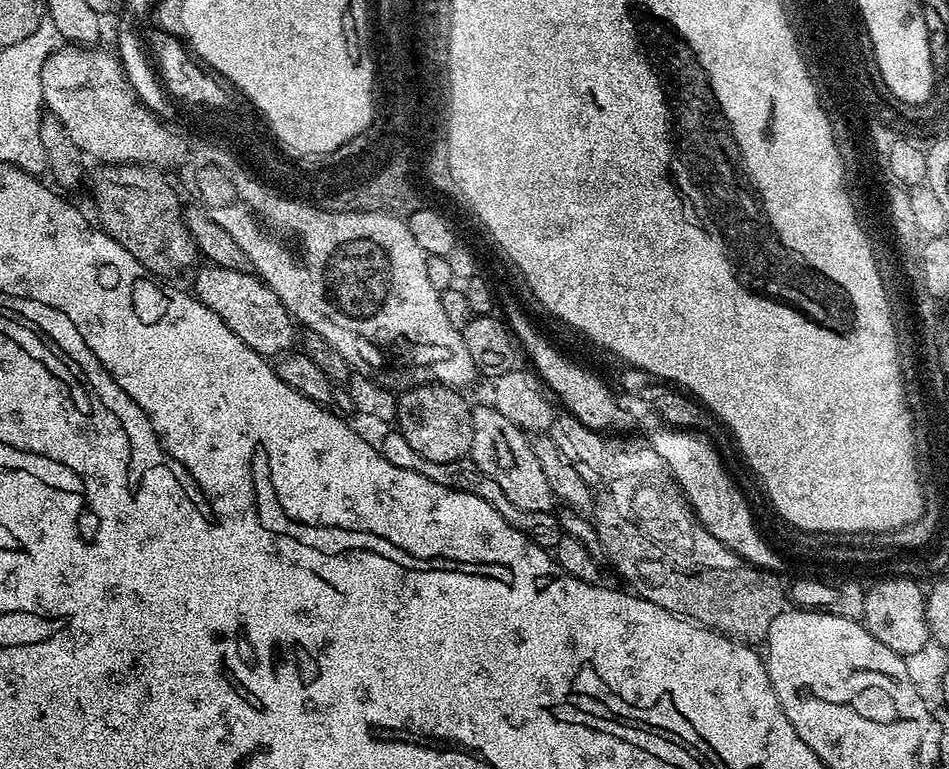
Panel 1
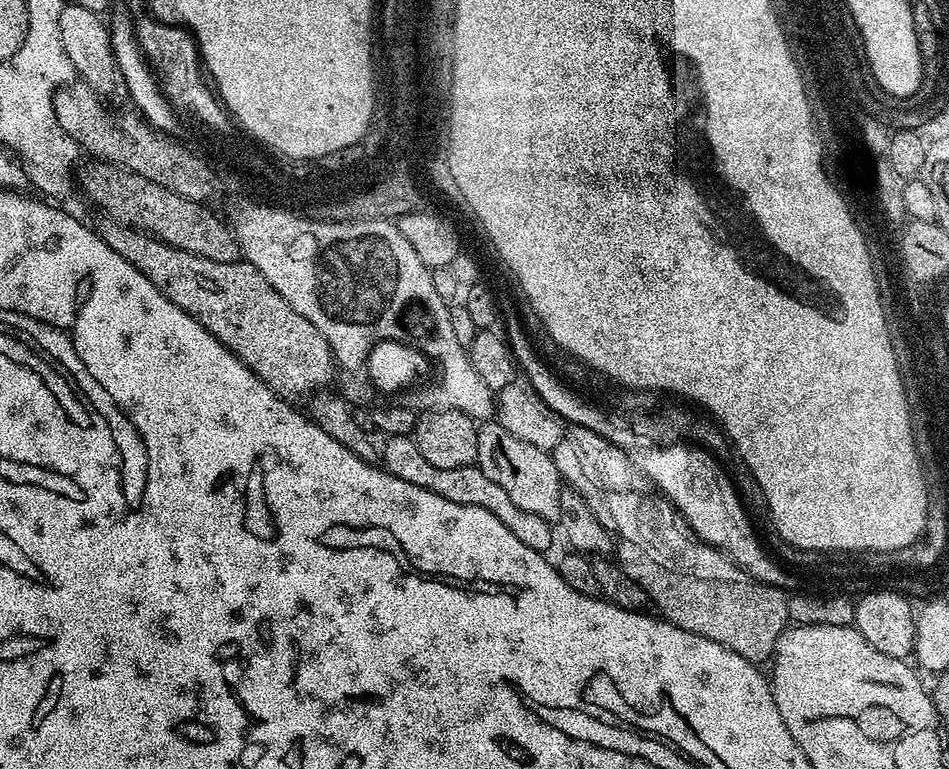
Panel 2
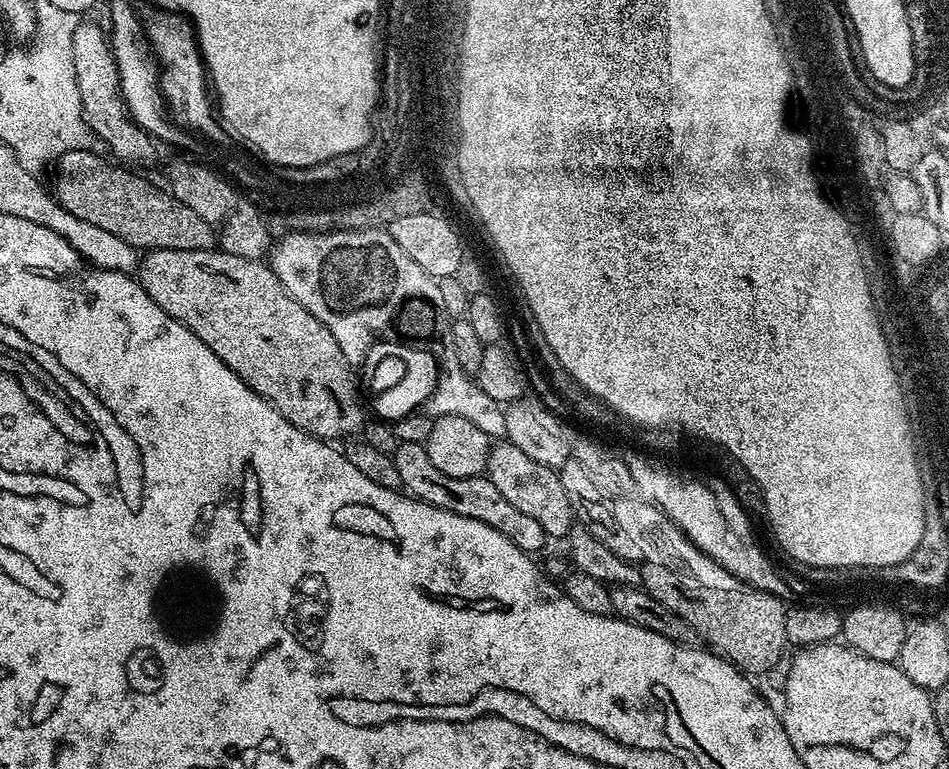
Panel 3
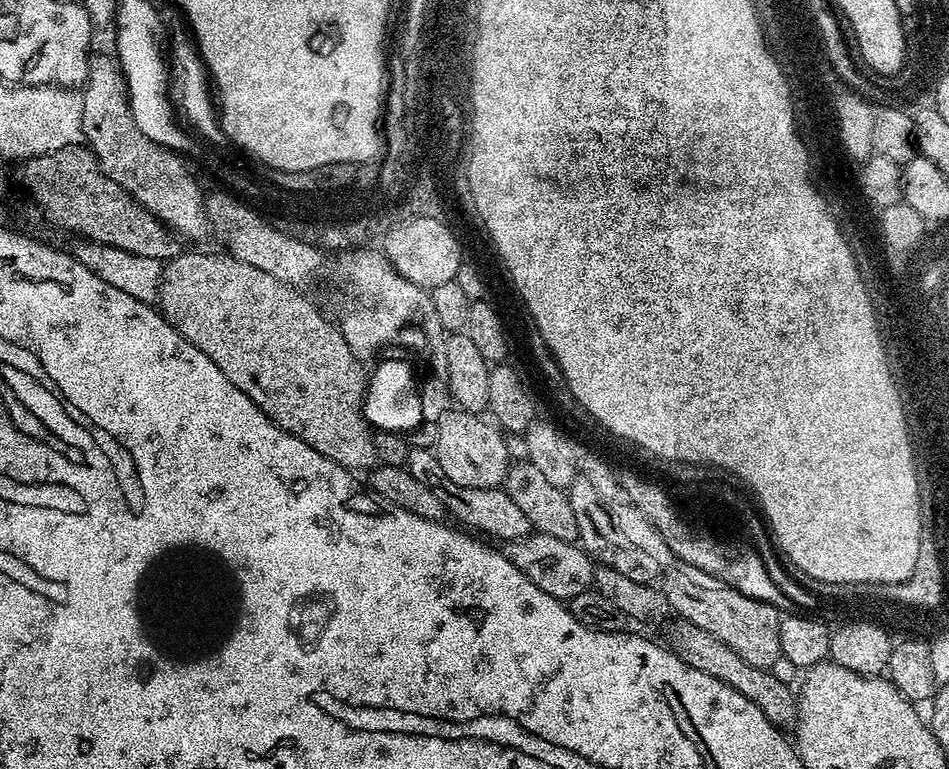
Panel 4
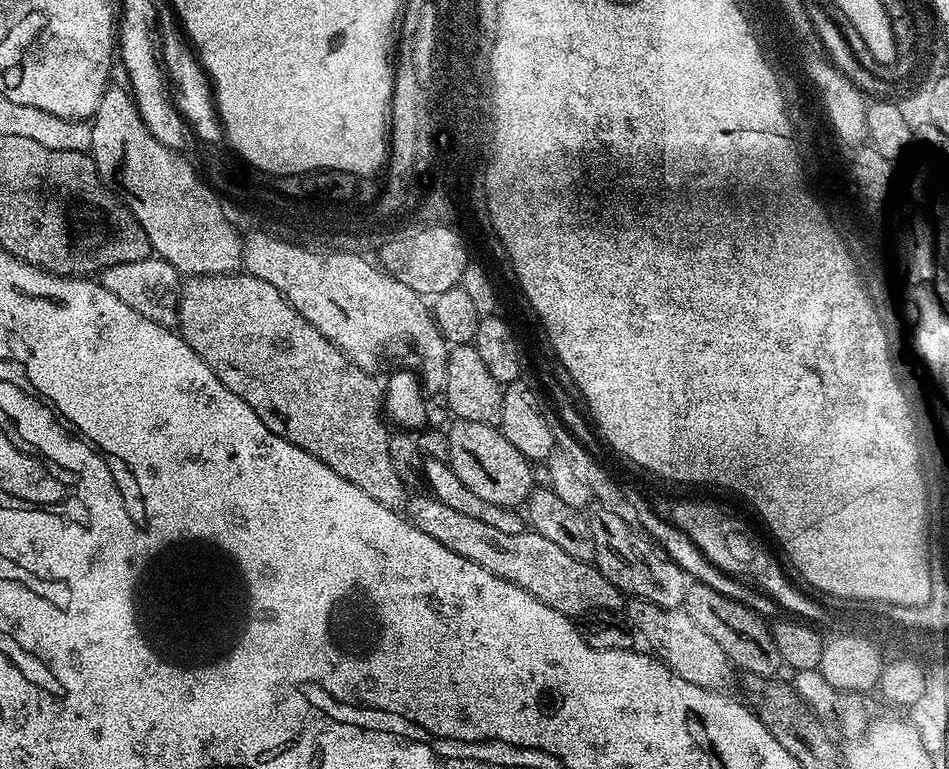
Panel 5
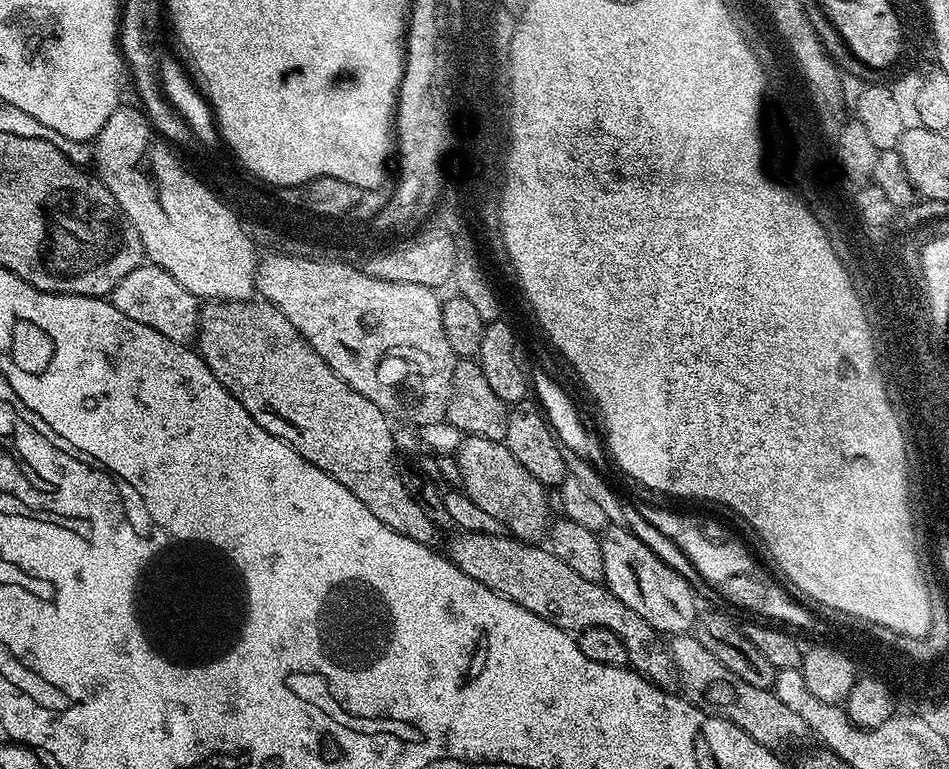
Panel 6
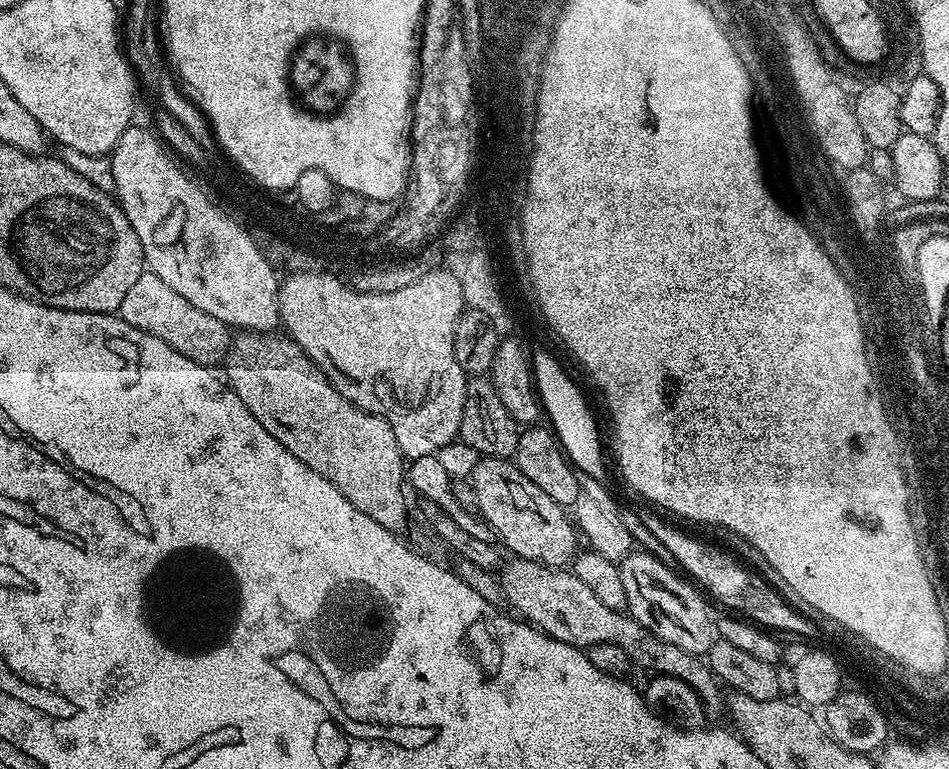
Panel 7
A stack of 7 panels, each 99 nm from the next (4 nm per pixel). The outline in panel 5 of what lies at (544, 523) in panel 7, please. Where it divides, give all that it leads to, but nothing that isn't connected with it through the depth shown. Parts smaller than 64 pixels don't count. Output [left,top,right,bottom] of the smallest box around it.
[446,420,534,508]

